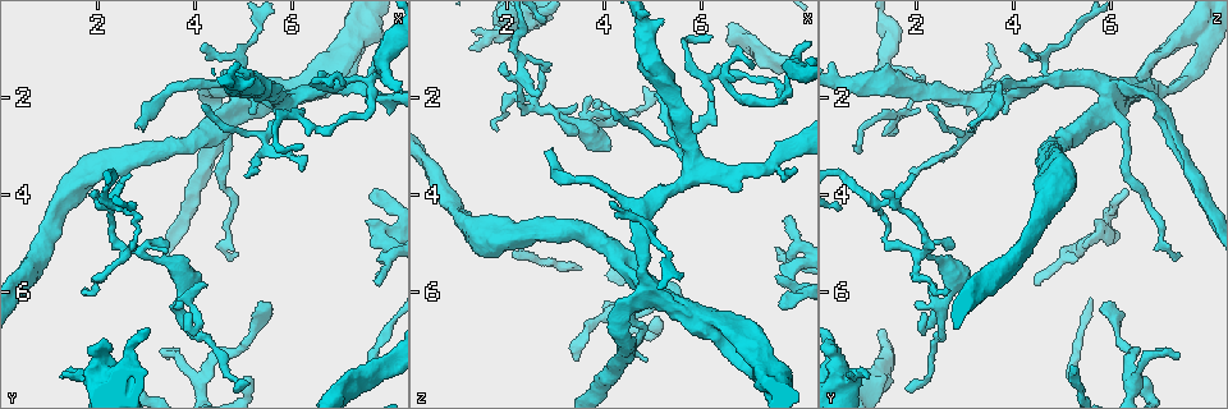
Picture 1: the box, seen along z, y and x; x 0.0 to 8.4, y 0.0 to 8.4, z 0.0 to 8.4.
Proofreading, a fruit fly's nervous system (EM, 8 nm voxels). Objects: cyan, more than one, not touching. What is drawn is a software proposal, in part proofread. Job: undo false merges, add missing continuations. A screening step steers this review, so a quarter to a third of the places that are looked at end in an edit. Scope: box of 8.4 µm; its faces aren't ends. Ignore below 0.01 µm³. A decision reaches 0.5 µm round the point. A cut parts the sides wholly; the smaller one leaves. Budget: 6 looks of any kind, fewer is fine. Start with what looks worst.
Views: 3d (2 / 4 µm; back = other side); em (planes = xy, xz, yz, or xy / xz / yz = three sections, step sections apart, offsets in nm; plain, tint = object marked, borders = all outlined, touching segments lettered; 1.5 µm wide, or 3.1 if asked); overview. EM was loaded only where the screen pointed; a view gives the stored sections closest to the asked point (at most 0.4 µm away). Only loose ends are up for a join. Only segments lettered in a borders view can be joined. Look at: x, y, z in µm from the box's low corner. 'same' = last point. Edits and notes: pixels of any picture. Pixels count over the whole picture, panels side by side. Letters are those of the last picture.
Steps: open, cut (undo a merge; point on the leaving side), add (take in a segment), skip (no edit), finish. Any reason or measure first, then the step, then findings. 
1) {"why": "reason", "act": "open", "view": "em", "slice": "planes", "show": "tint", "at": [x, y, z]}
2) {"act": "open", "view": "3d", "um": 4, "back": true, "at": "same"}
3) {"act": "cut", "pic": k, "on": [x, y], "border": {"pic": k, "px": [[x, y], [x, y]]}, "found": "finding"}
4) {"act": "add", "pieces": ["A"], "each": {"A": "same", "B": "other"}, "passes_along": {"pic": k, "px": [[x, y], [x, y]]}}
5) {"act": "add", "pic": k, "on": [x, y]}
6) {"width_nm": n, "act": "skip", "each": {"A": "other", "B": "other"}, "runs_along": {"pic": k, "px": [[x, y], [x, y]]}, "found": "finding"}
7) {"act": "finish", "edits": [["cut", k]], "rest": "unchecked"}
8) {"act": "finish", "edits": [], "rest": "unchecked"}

{"why": "four arms meet", "act": "open", "view": "3d", "um": 4, "at": [4.85, 2.00, 5.95]}

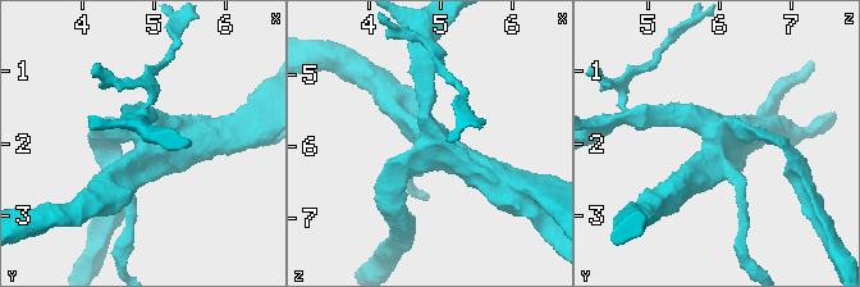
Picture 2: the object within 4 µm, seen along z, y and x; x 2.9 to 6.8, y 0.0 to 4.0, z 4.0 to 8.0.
{"arms": 4, "act": "open", "view": "em", "slice": "xz", "step": 8, "show": "tint", "at": [4.85, 2.00, 5.95]}

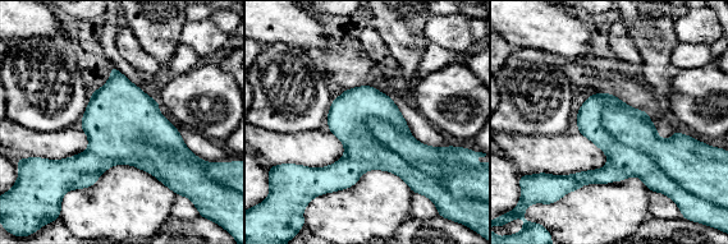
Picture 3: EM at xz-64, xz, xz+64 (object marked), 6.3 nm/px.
{"why": "another direction", "act": "open", "view": "em", "slice": "planes", "show": "borders", "at": "same"}

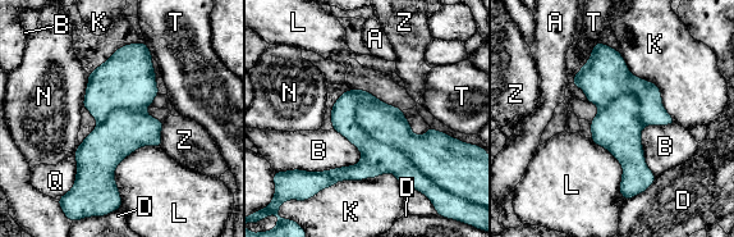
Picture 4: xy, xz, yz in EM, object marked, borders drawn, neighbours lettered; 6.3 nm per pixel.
{"longest_contact_nm": ["K", 600], "act": "skip", "each": {"A": "other", "B": "other", "D": "other", "K": "other", "L": "other", "N": "other", "Q": "other", "T": "other", "Z": "other"}, "found": "continuous, no second neuron"}

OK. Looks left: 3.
{"why": "an open end", "act": "open", "view": "em", "slice": "xy", "step": 8, "show": "borders", "at": [7.75, 5.85, 4.45]}

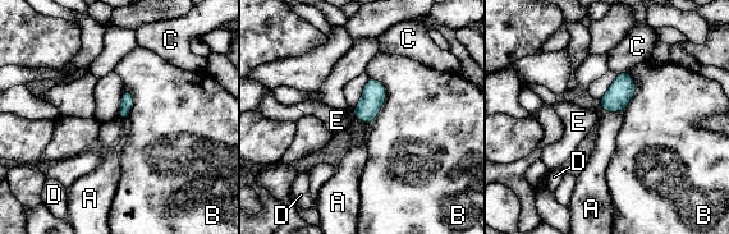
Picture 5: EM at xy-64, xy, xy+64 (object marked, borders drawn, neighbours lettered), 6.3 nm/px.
{"act": "open", "view": "em", "slice": "planes", "show": "borders", "at": "same"}

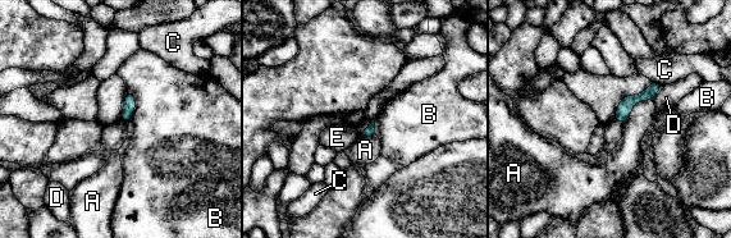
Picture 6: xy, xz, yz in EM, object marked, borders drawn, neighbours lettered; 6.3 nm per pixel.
{"act": "skip", "each": {"A": "other", "B": "other", "C": "other", "D": "other", "E": "other"}, "border": {"pic": 6, "px": [[127, 91], [135, 100], [128, 122]]}, "found": "none of them fits"}

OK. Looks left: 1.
{"act": "finish", "edits": [], "rest": "unchecked"}

